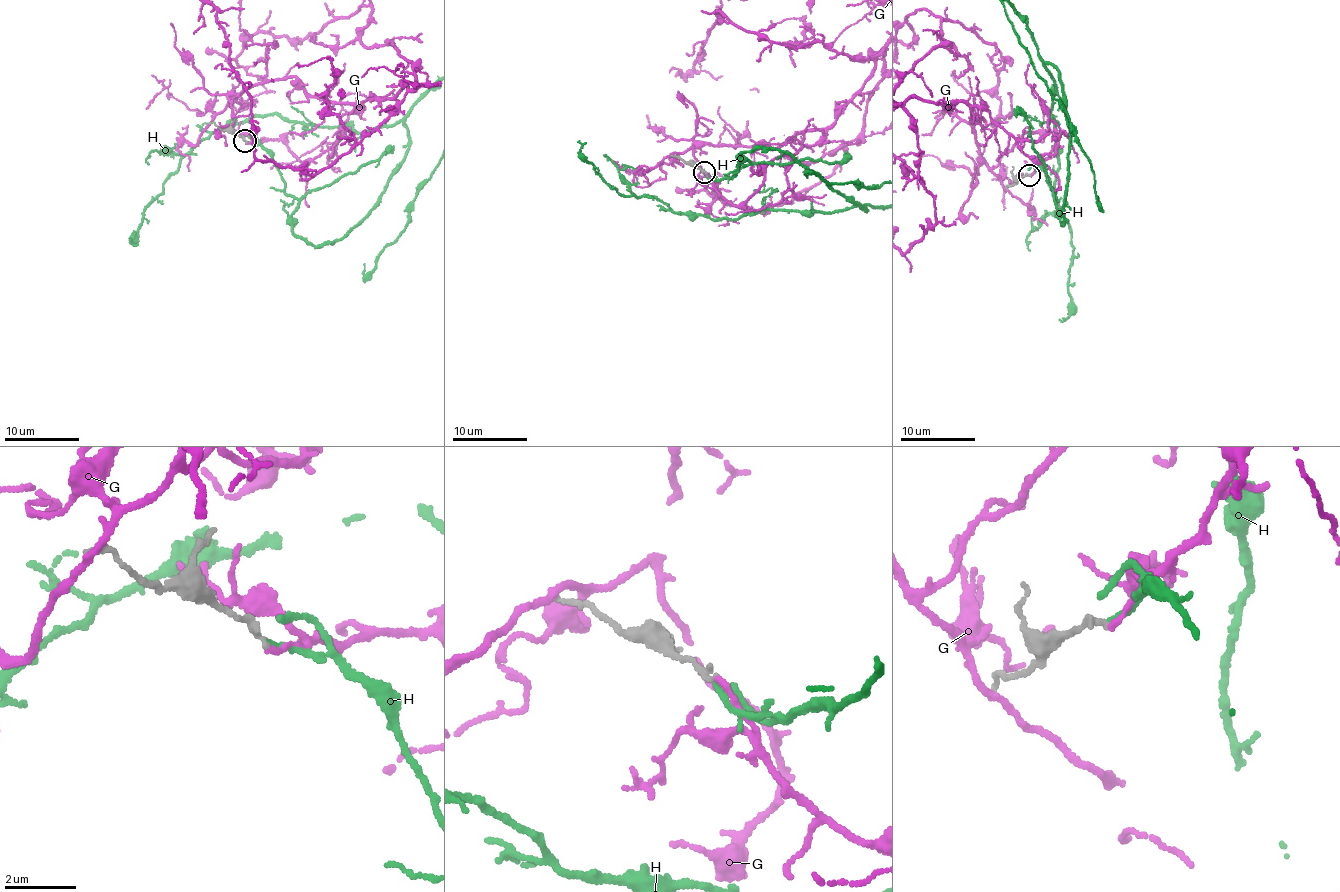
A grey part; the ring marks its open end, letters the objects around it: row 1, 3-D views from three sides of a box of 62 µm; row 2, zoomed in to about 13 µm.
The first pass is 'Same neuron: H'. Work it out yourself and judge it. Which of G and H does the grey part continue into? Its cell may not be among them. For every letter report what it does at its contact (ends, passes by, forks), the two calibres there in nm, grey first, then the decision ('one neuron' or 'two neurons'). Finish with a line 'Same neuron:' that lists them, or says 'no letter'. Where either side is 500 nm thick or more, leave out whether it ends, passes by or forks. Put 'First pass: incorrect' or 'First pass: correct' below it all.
G: it ends | 150/130 nm | two neurons
H: it ends | 180/150 nm | one neuron
Same neuron: H
First pass: correct

